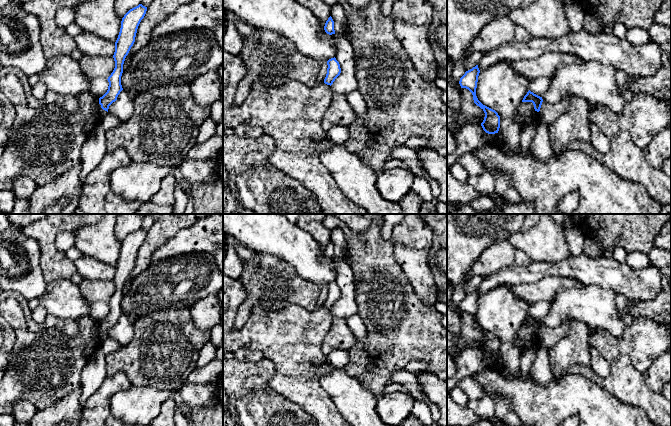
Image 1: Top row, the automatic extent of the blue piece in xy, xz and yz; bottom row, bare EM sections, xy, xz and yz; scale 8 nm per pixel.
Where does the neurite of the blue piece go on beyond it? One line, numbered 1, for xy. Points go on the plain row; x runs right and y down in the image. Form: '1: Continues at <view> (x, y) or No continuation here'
1: No continuation here

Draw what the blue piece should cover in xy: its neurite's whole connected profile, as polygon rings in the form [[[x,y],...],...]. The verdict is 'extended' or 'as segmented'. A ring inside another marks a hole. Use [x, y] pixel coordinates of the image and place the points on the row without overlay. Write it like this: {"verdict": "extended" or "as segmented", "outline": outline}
{"verdict": "as segmented", "outline": [[[139,228],[130,233],[122,242],[121,252],[118,262],[115,266],[115,276],[113,279],[115,292],[108,301],[108,314],[99,322],[101,332],[108,336],[109,330],[117,324],[118,319],[123,314],[121,309],[121,300],[123,297],[123,288],[131,271],[135,266],[138,250],[144,242],[147,231]]]}

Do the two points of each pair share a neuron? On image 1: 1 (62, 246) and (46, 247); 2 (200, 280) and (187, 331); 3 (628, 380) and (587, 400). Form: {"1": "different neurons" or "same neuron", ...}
{"1": "different neurons", "2": "different neurons", "3": "different neurons"}

